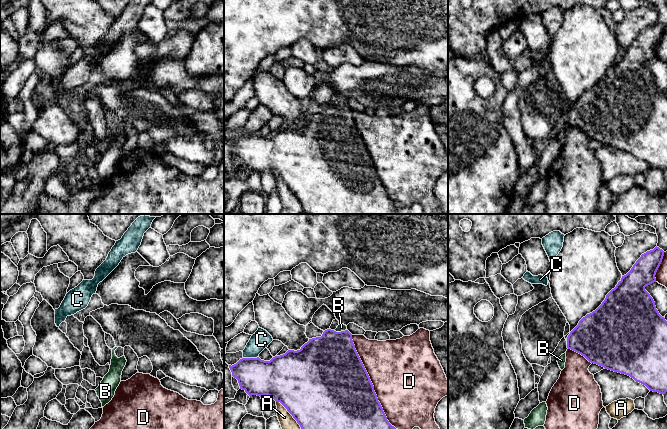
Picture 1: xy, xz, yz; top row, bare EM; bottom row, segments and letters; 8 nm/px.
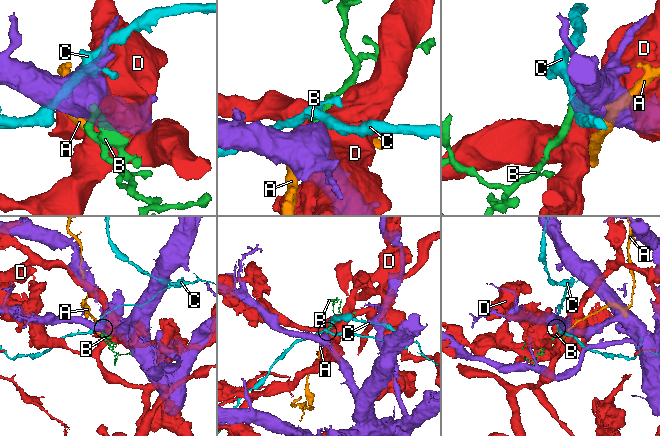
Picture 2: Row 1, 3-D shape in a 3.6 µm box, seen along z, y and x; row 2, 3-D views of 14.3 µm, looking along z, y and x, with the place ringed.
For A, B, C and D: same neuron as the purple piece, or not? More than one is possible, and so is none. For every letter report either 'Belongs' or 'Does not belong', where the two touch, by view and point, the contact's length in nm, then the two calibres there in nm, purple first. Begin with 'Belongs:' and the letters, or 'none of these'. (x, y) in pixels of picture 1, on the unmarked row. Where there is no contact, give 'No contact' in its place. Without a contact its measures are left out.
Belongs: B
A: Does not belong. Touches purple at xz (293, 193). Shared border 340 nm. Thickness 500 nm (purple) against 160 nm
B: Belongs. Touches purple at xz (339, 108). Shared border 110 nm. Thickness 440 nm (purple) against 60 nm
C: Does not belong. Touches purple at xz (250, 134). Shared border 130 nm. Thickness 300 nm (purple) against 150 nm
D: Does not belong. Touches purple at xz (372, 160). Shared border 850 nm. Thickness 500 nm (purple) against 500 nm

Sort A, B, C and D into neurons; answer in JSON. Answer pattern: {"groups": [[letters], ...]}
{"groups": [["A"], ["B"], ["C"], ["D"]]}

